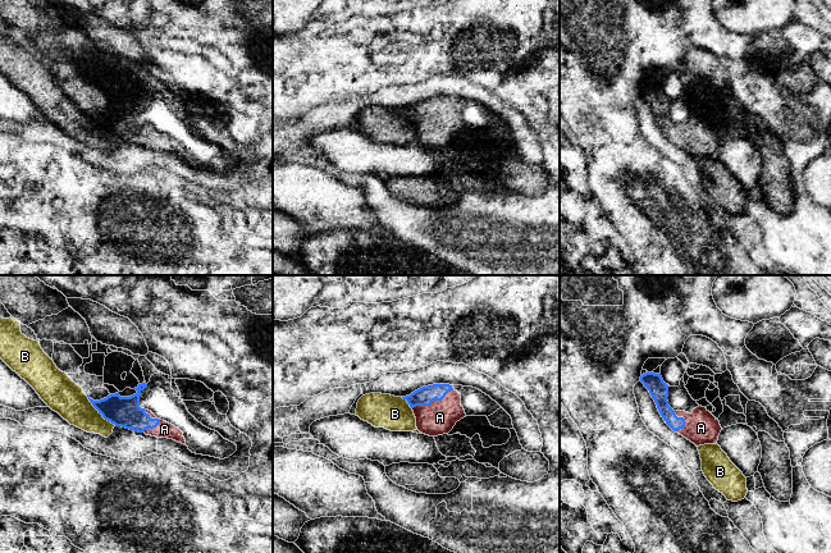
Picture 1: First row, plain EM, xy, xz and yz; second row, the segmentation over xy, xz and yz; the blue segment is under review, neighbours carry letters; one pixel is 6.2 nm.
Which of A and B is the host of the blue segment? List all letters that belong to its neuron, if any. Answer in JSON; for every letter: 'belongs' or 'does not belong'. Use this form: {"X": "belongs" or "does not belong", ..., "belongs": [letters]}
{"A": "belongs", "B": "does not belong", "belongs": ["A"]}

